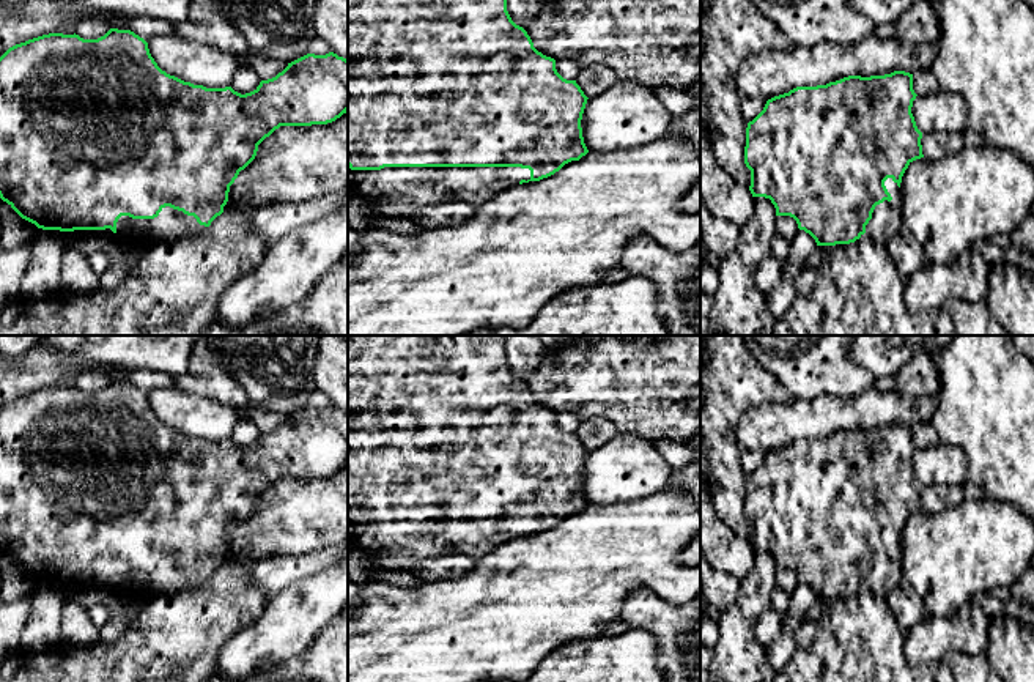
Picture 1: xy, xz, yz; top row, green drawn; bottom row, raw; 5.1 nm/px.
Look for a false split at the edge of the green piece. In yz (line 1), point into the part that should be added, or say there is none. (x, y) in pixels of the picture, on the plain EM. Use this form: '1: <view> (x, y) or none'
1: yz (886, 572)

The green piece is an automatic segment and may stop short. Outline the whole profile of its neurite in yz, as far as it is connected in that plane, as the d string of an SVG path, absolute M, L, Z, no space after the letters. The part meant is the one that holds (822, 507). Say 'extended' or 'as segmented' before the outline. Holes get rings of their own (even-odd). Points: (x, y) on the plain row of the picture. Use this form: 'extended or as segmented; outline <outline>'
extended; outline M894 424L884 428L848 428L817 439L796 439L766 454L763 463L748 476L744 517L751 523L752 550L770 551L776 569L790 569L817 599L850 597L869 586L886 597L902 580L902 529L908 518L924 510L922 485L911 466L913 427Z

